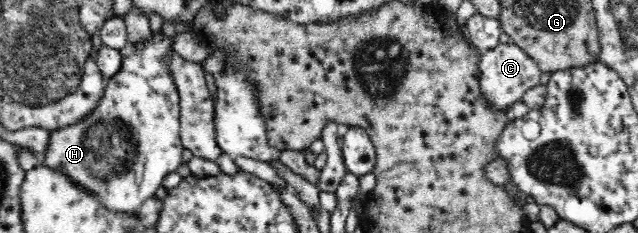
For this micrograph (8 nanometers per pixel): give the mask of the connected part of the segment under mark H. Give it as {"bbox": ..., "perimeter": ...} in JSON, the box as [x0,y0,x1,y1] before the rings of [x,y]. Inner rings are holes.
{"bbox":[39,21,192,215],"perimeter":[[[164,21],[162,24],[162,34],[158,37],[150,37],[148,41],[144,41],[144,45],[133,45],[132,52],[127,57],[122,57],[122,67],[116,75],[107,78],[107,86],[99,99],[97,106],[89,113],[89,115],[83,118],[80,122],[74,125],[64,126],[63,128],[50,131],[48,147],[44,157],[39,160],[39,165],[42,167],[49,167],[54,171],[58,171],[62,175],[65,175],[70,181],[73,181],[78,187],[81,187],[84,191],[88,193],[93,193],[101,205],[109,211],[117,211],[118,213],[127,213],[128,215],[137,215],[138,209],[146,199],[149,197],[154,197],[158,187],[162,187],[162,181],[168,173],[174,173],[181,166],[182,163],[182,151],[184,151],[184,146],[182,145],[180,139],[180,108],[179,108],[179,91],[177,90],[174,80],[169,74],[169,69],[167,69],[167,61],[169,60],[169,55],[173,48],[177,48],[181,45],[187,44],[187,40],[192,36],[192,26],[187,25],[187,23],[176,23],[175,21]]]}

